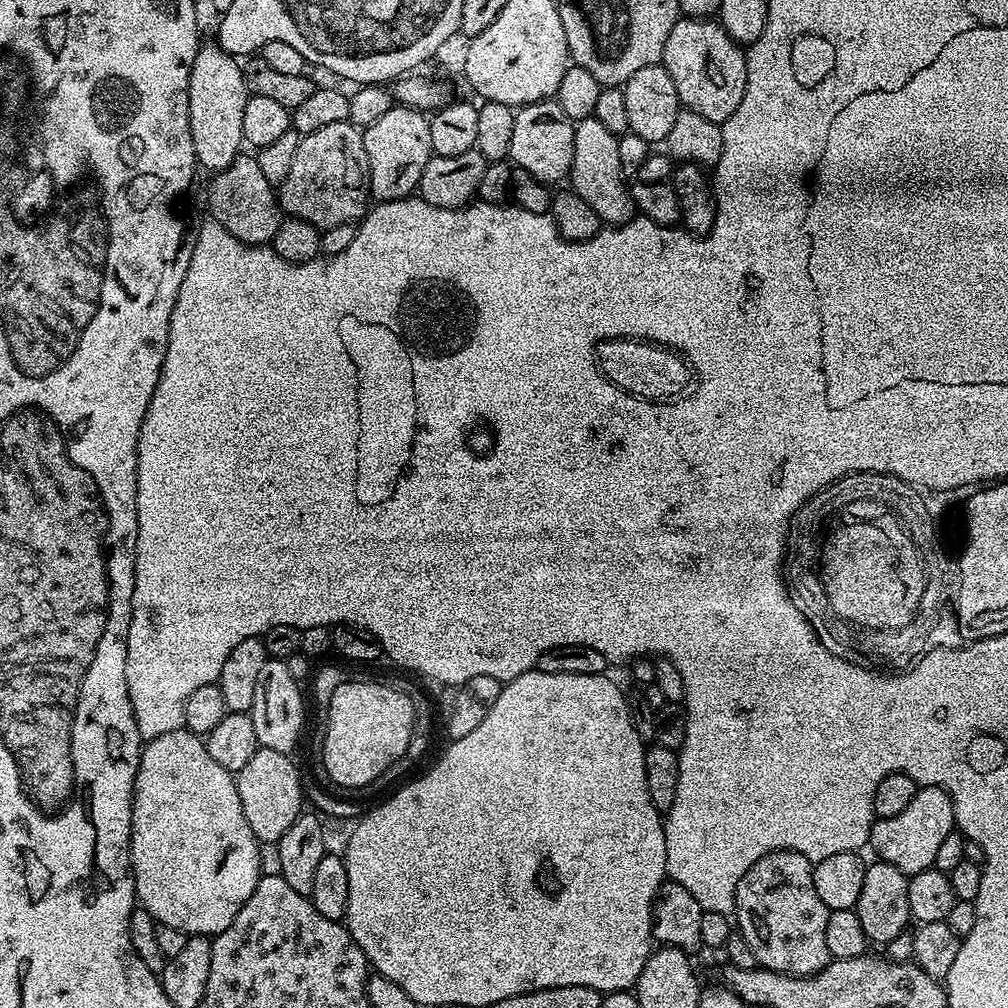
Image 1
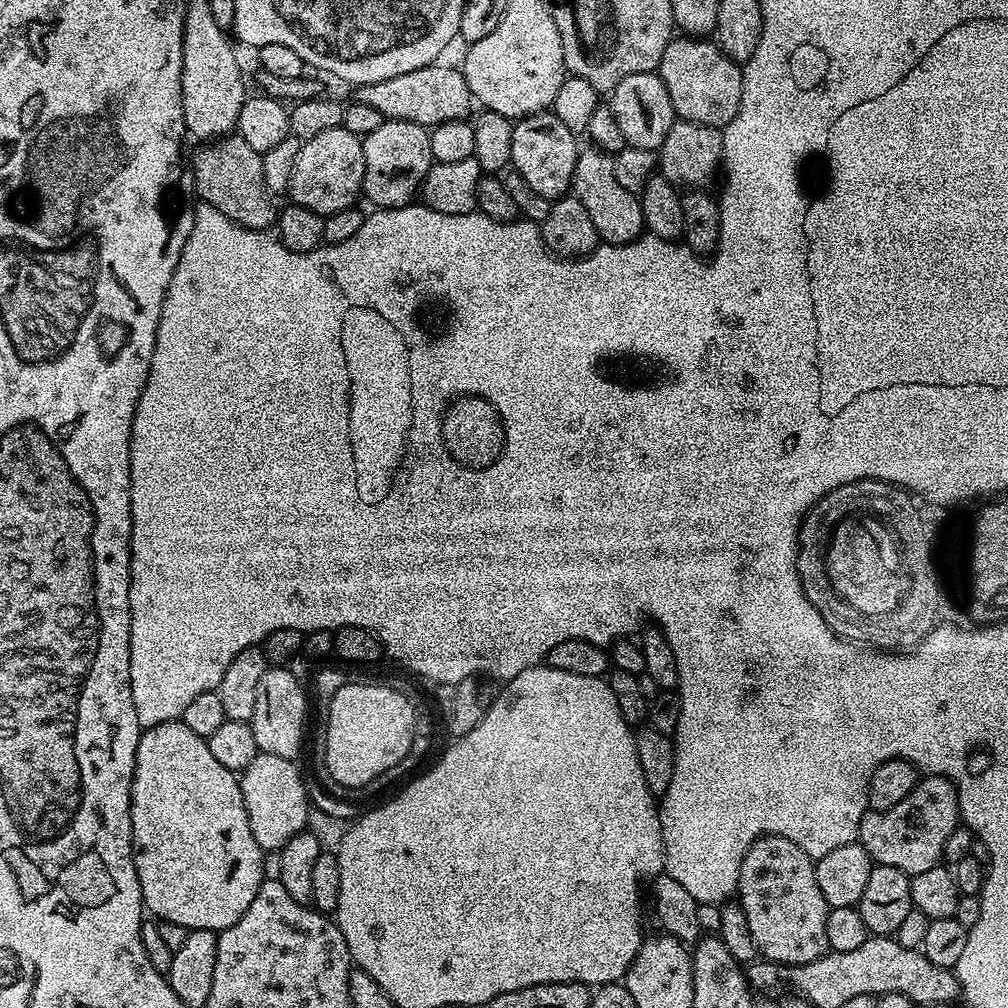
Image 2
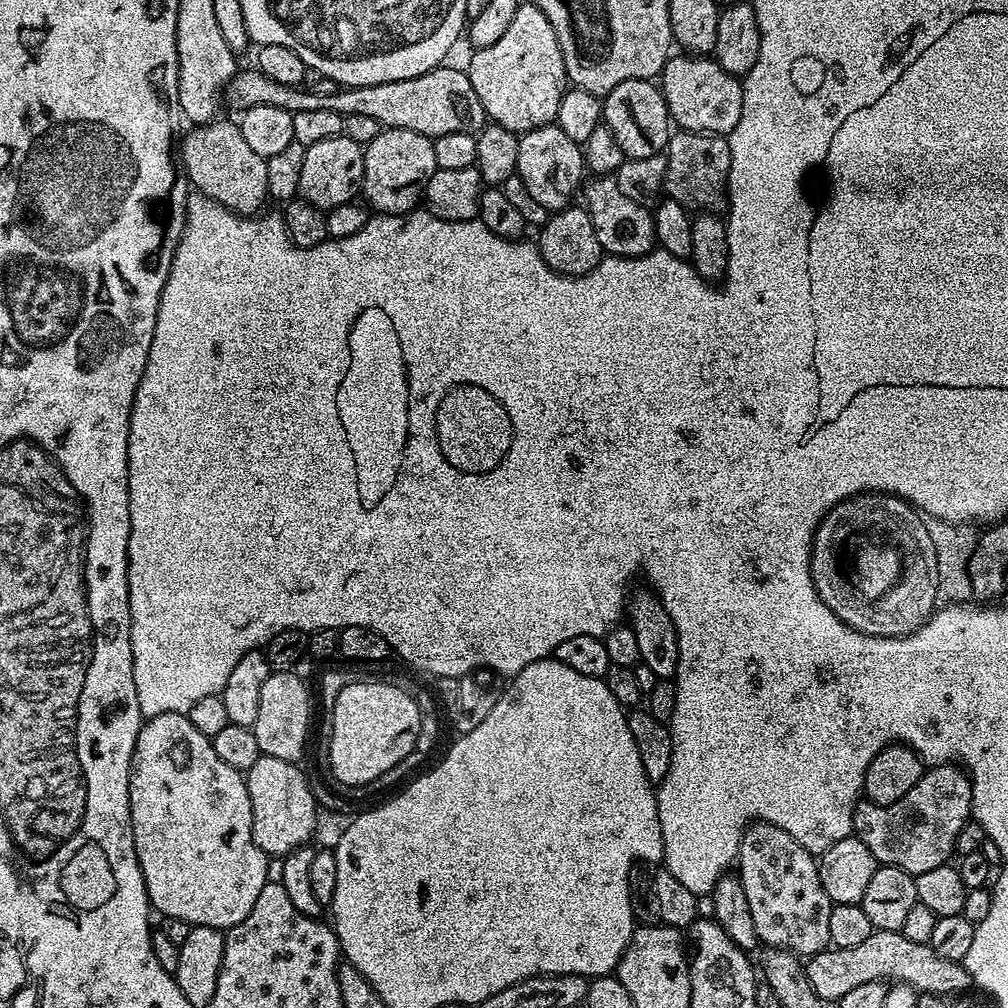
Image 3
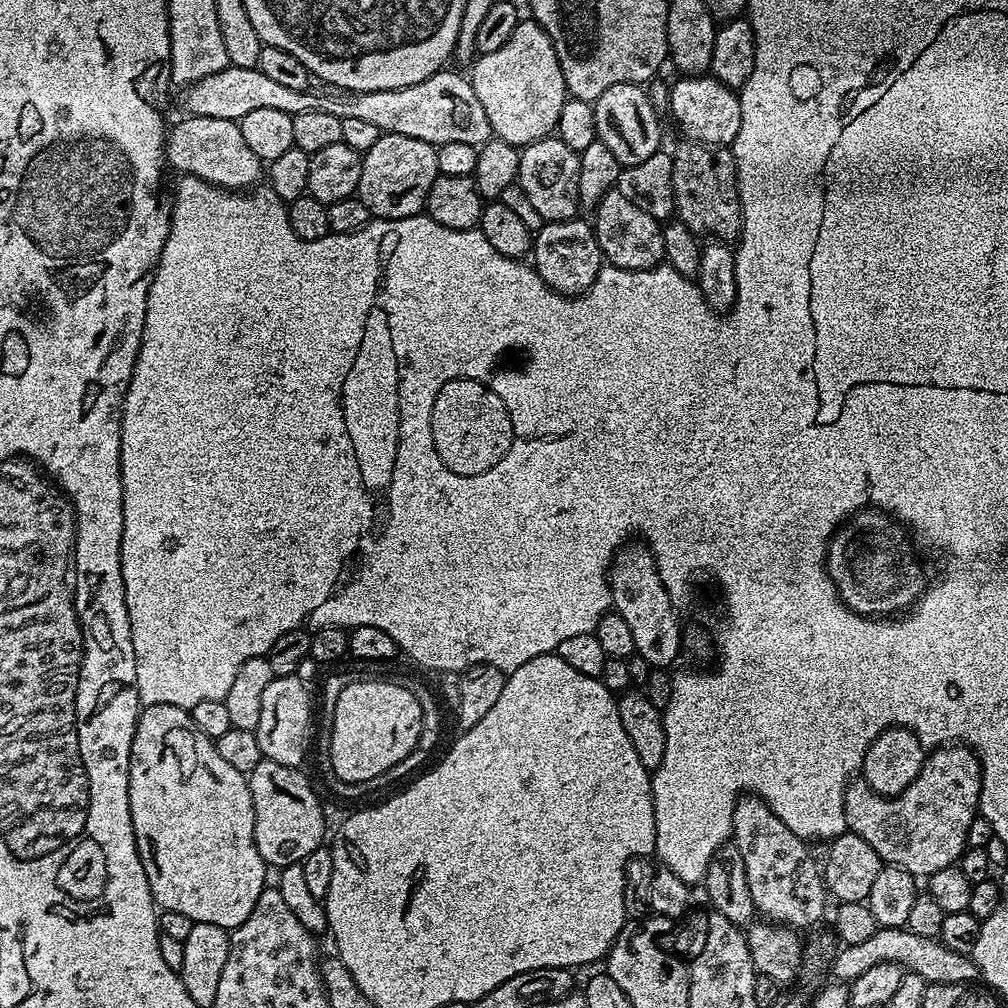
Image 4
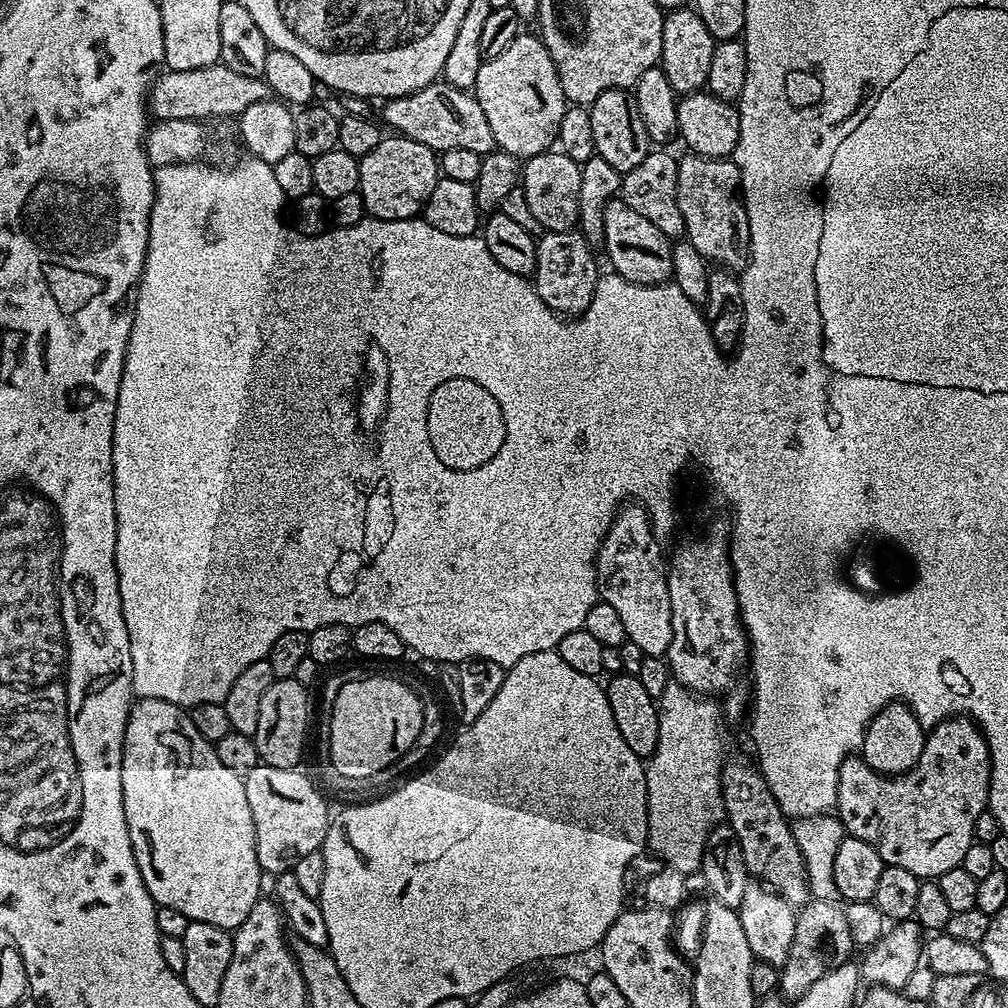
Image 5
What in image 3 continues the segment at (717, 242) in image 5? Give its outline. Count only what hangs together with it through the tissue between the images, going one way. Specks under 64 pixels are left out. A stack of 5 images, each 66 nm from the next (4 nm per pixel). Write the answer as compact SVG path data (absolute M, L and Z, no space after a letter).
M676 130L669 135L668 147L663 155L666 158L663 191L669 199L677 200L686 209L703 210L708 214L719 213L725 207L730 174L730 146L727 136Z

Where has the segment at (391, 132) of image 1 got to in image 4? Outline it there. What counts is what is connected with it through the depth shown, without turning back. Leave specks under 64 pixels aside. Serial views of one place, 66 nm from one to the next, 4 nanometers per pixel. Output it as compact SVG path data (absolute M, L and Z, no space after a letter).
M385 132L378 138L378 142L374 142L374 146L370 146L370 150L362 153L364 158L362 178L358 178L356 196L362 202L362 206L366 206L369 217L380 222L387 222L421 215L428 202L430 186L434 186L437 176L440 175L436 150L437 145L435 144L427 144L418 138L406 138L406 134Z

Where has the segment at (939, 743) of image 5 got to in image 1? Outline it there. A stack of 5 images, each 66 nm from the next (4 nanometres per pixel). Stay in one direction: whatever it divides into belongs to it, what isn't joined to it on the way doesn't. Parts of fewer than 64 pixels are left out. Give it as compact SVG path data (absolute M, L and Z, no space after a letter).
M921 787L916 796L900 814L876 818L870 830L870 848L879 859L902 870L909 877L933 867L938 845L956 828L956 815L950 794L941 788Z

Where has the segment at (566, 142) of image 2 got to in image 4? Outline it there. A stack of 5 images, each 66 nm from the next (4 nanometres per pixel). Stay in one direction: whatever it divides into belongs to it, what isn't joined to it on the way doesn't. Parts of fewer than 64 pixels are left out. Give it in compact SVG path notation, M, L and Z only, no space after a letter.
M553 134L547 136L545 140L523 145L518 183L522 190L526 190L526 198L530 198L534 210L542 214L545 222L577 219L581 211L578 194L579 177L580 154L570 150L570 146L566 146L566 142L562 142L559 135Z

